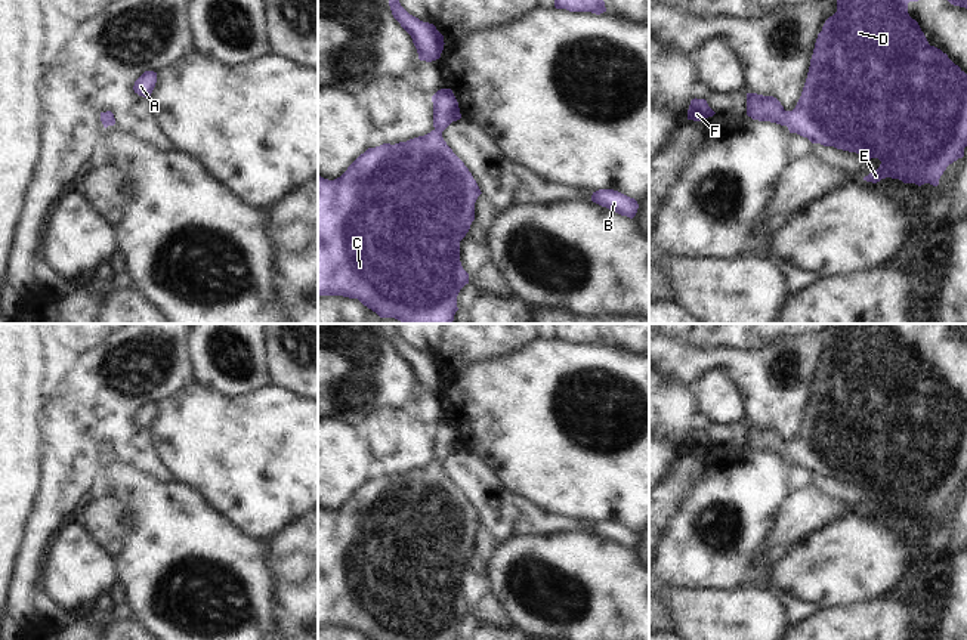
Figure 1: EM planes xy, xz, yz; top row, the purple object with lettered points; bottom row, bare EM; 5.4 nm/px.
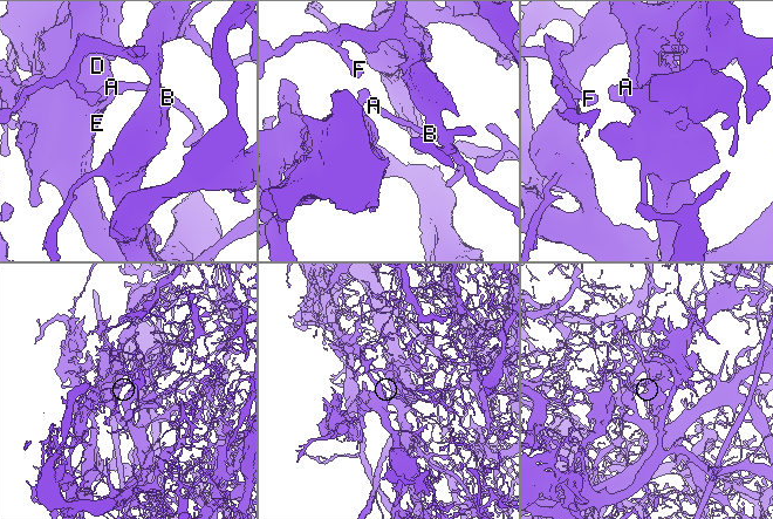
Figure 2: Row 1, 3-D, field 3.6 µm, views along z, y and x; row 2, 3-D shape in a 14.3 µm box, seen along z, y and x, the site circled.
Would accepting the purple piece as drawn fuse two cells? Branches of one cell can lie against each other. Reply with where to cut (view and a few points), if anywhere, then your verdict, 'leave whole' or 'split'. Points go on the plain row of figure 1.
cut none; leave whole

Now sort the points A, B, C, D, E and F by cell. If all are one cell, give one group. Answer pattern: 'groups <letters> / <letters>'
groups A B C D E F

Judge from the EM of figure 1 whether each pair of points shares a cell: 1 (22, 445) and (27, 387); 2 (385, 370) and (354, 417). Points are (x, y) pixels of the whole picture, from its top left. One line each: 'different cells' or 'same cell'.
1: same cell
2: same cell

